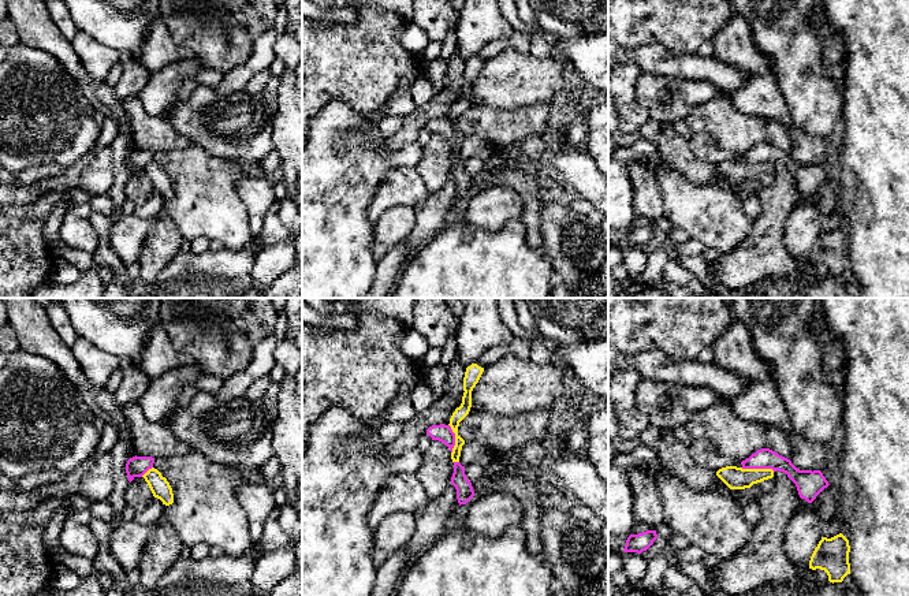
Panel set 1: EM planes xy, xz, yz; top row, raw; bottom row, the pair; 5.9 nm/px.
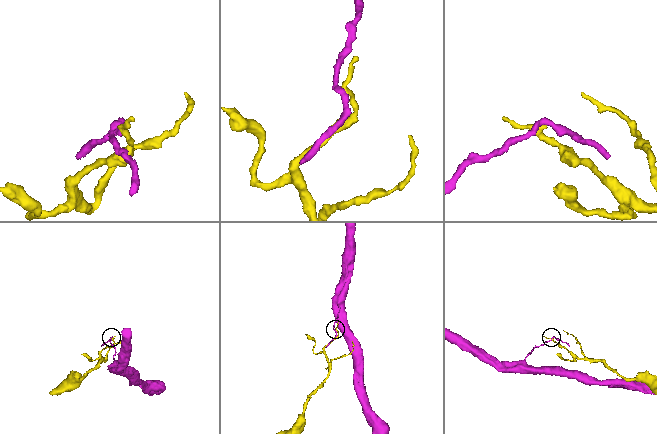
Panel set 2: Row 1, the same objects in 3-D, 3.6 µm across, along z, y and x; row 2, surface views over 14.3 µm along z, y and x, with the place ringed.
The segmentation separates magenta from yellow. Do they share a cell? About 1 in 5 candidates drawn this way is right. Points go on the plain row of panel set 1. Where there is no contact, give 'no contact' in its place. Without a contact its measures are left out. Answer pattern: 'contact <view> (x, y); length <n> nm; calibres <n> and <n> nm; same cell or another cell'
contact yz (757, 161); length 200 nm; calibres 120 and 130 nm; another cell

